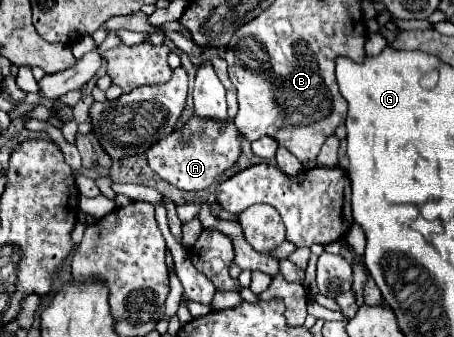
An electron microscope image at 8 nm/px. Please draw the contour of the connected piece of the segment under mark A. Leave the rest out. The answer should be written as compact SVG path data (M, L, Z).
M193 117L193 121L147 149L145 159L149 167L167 183L183 191L201 191L211 187L229 167L233 167L239 157L239 151L241 139L235 131L233 119L227 119L225 123L213 123L211 119Z

